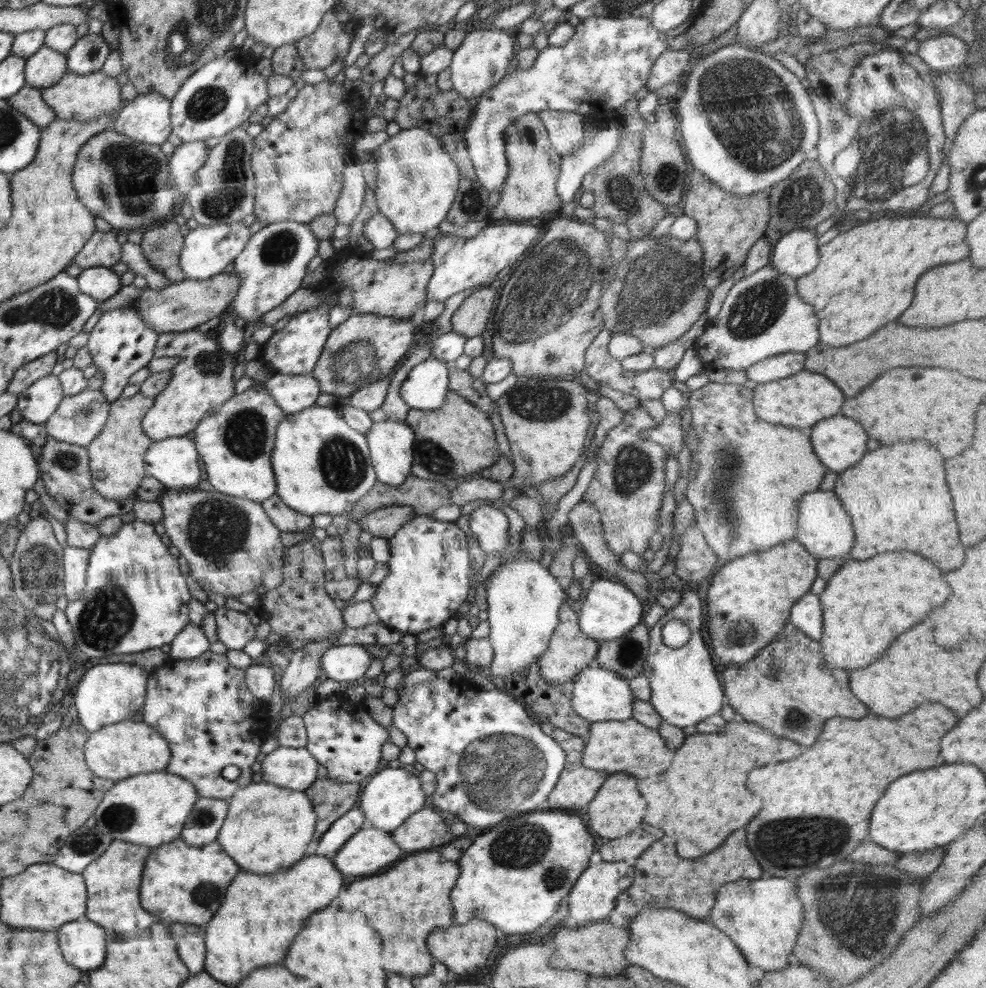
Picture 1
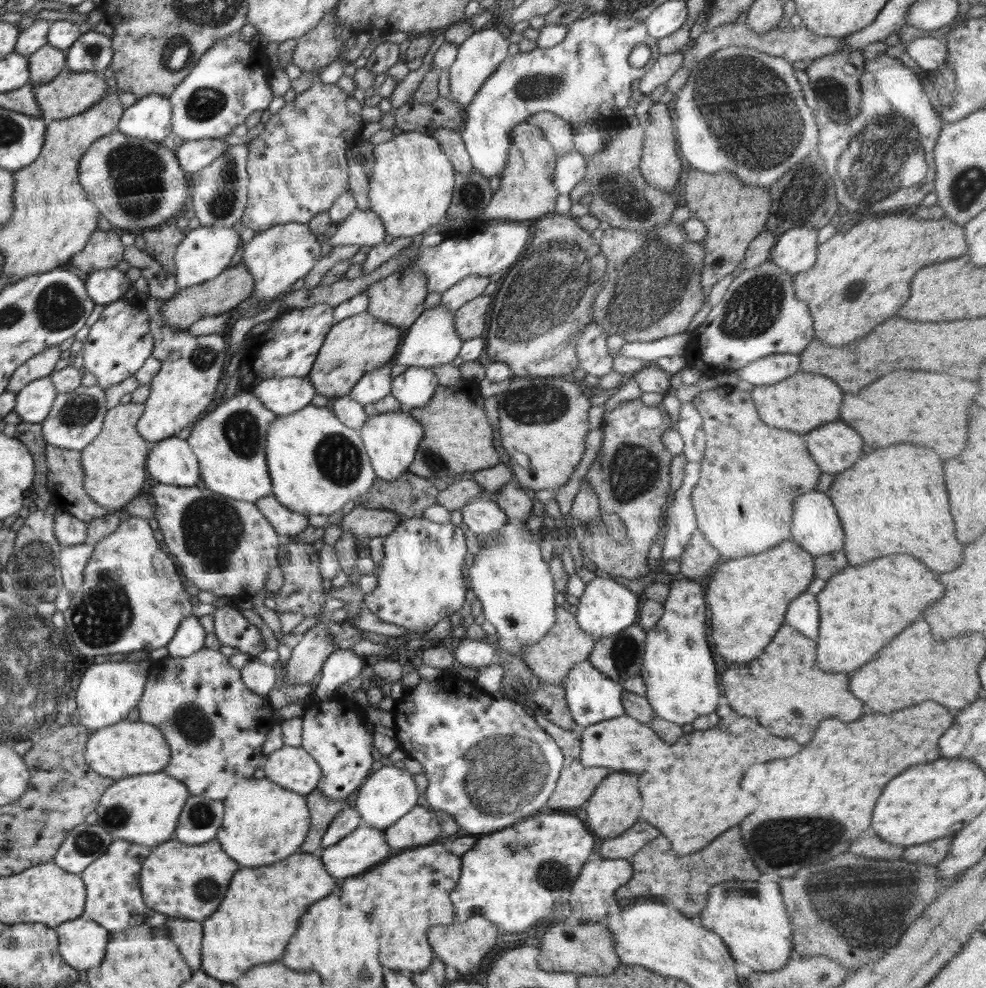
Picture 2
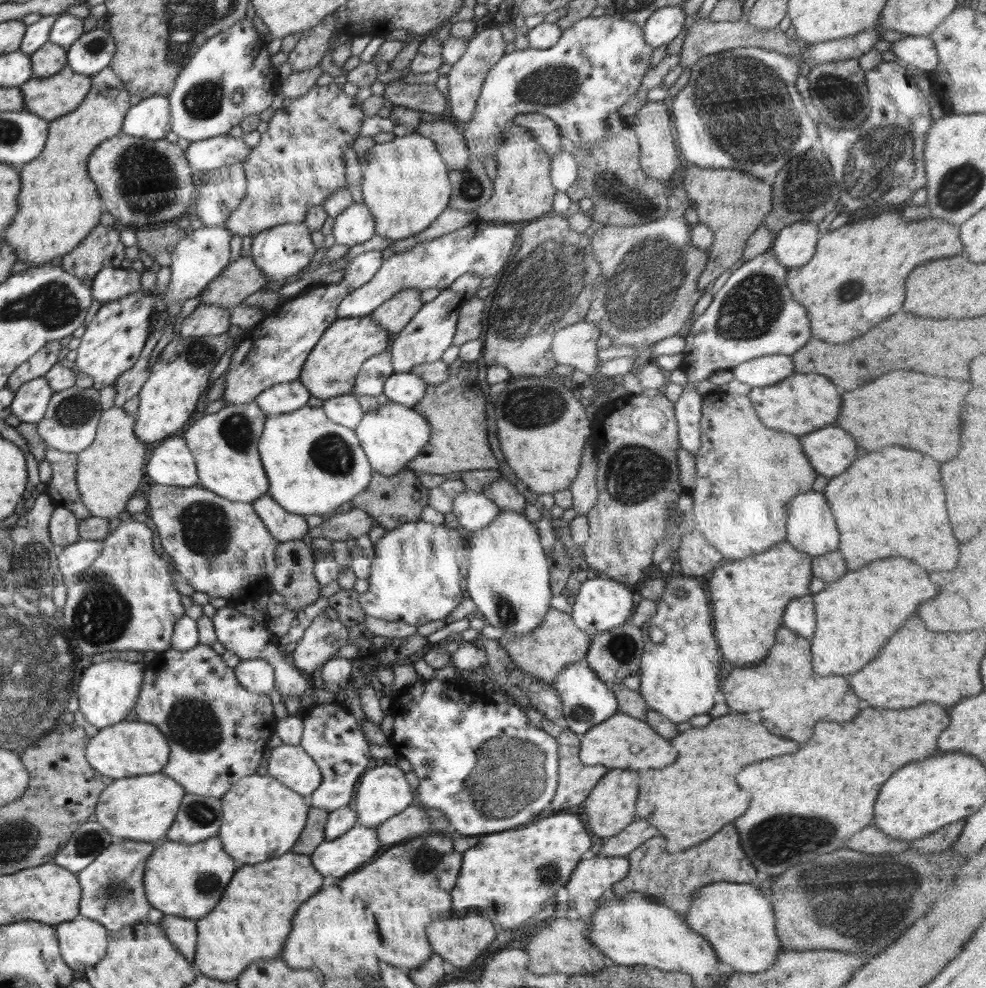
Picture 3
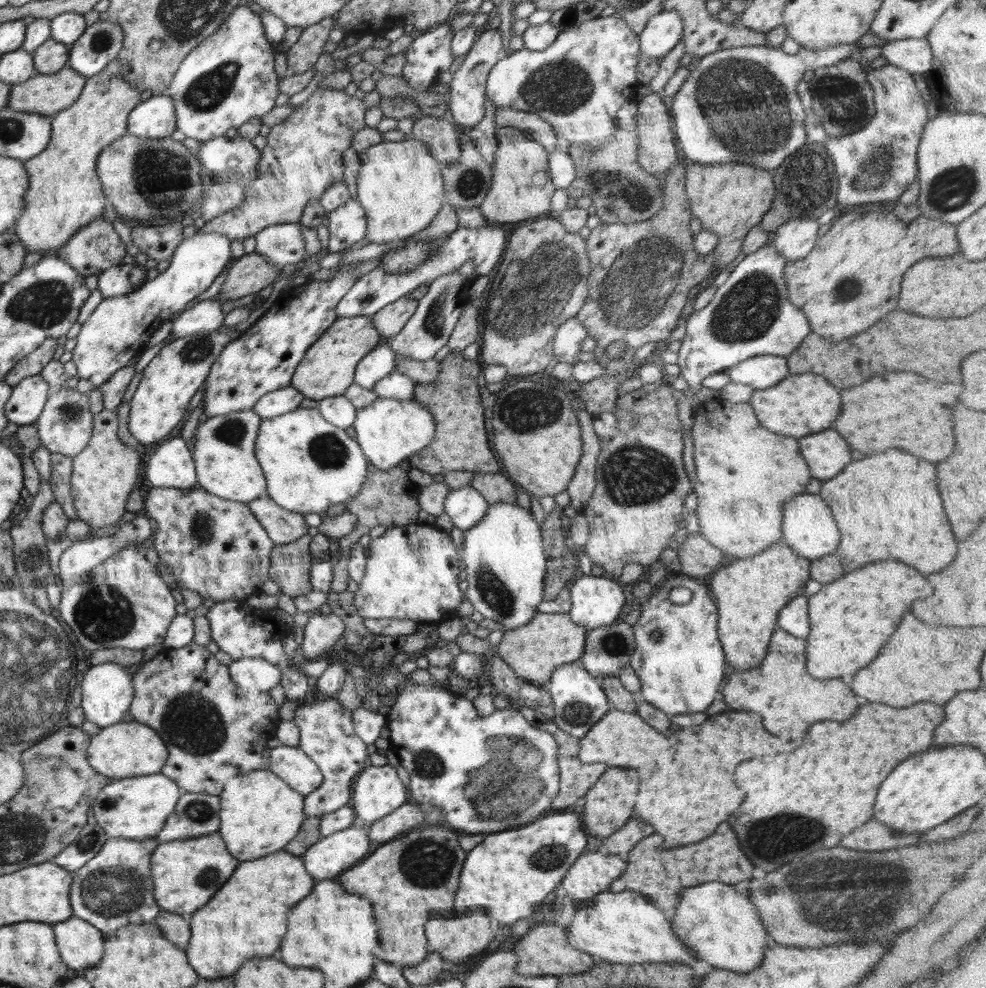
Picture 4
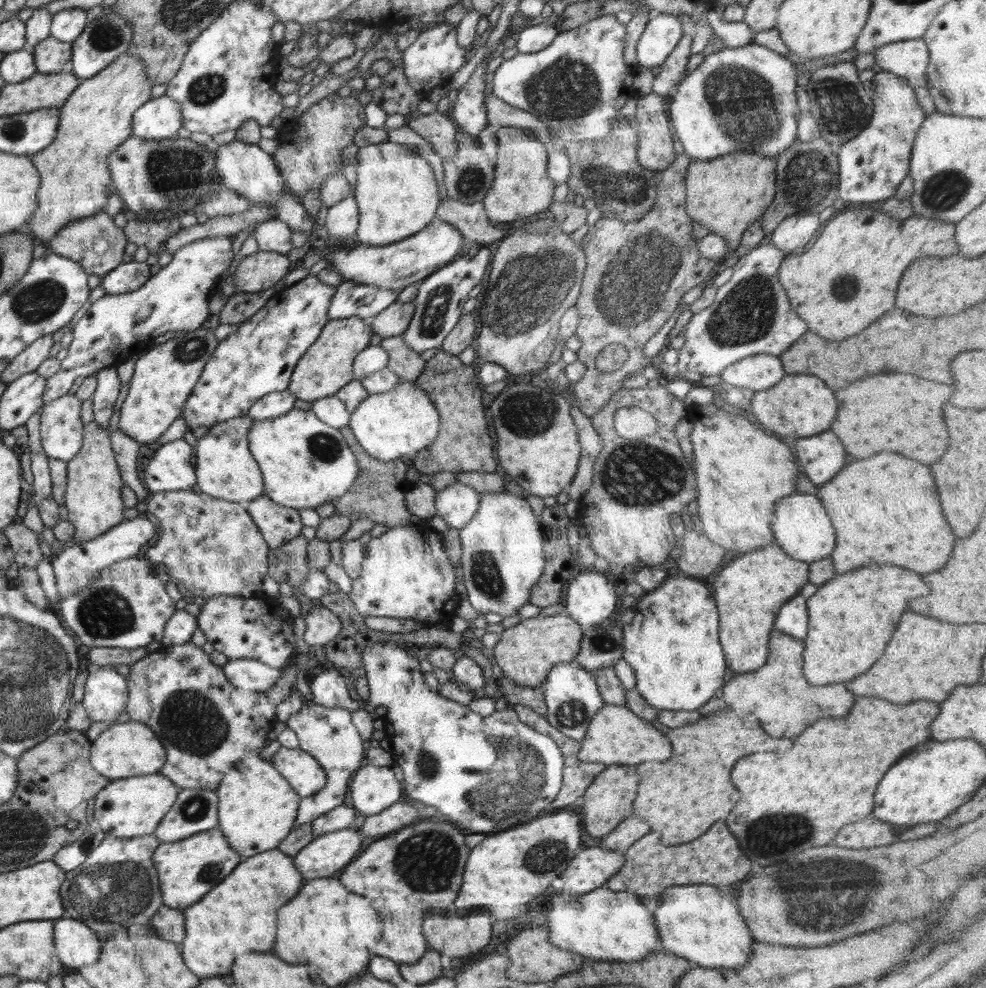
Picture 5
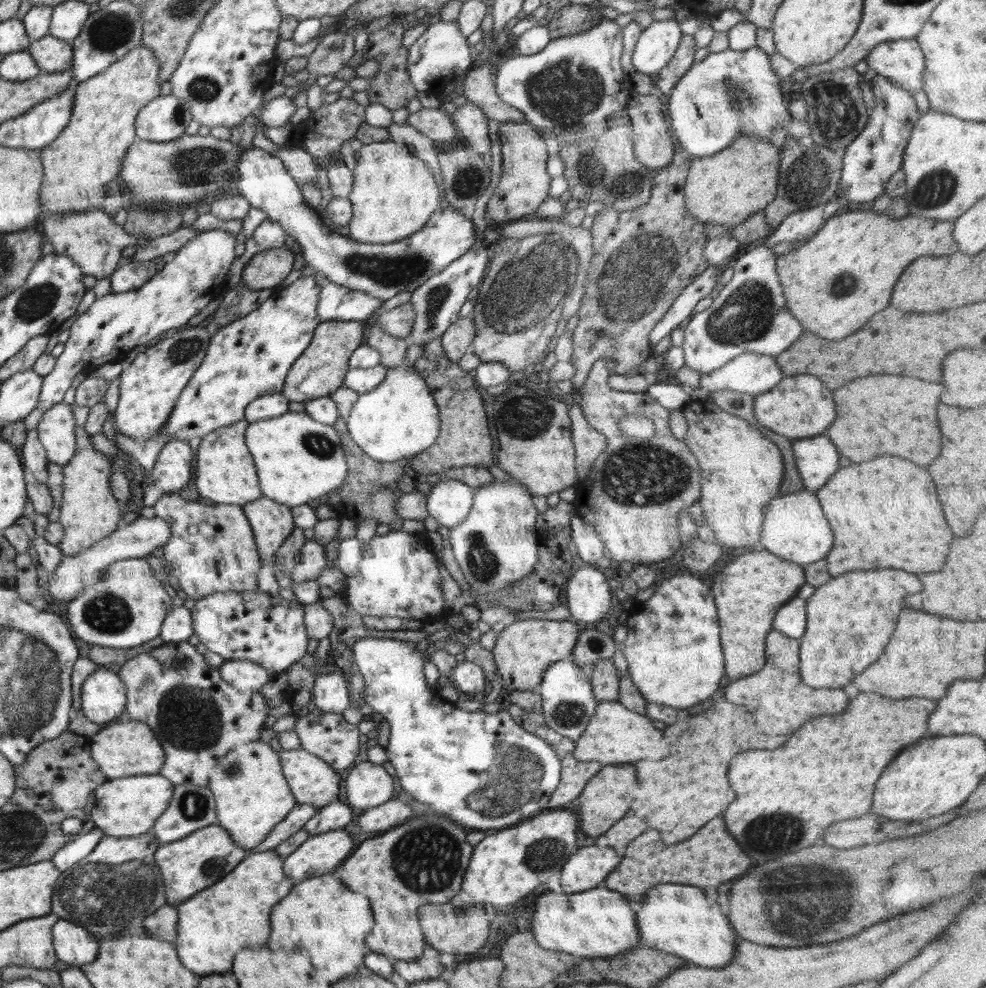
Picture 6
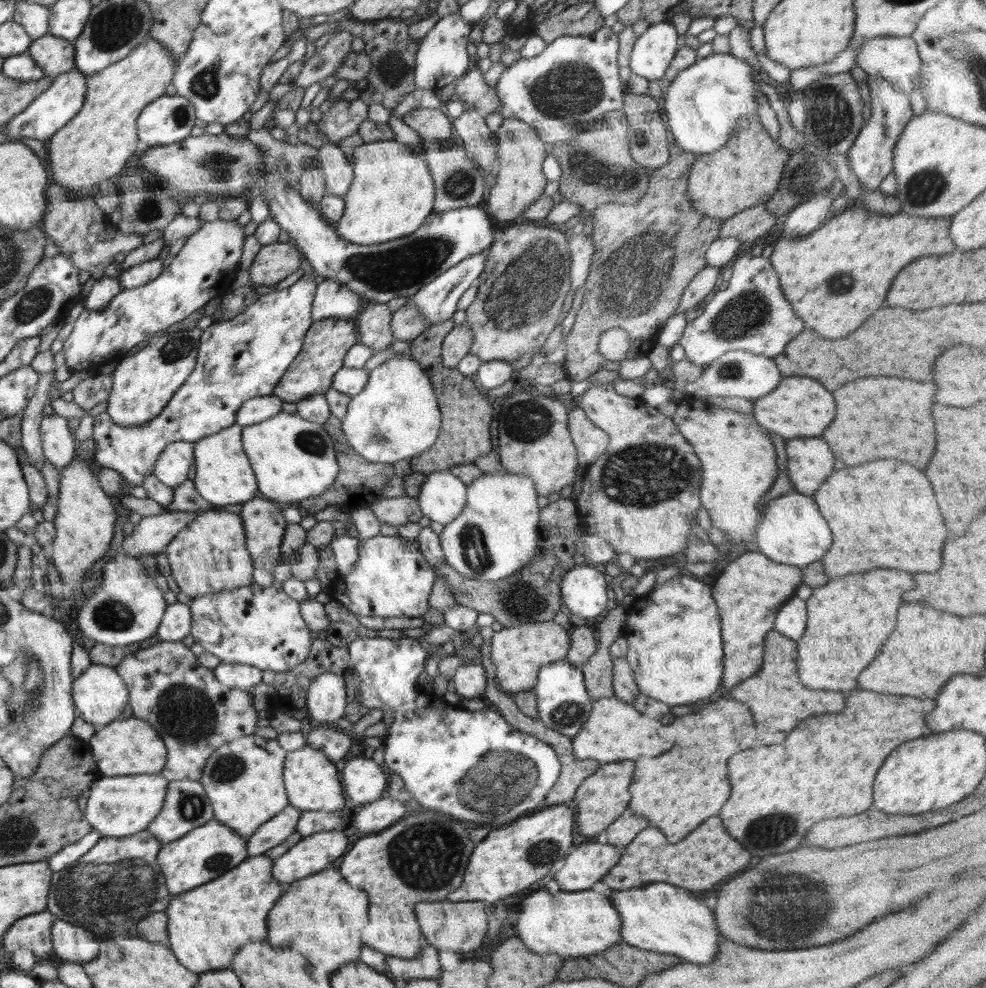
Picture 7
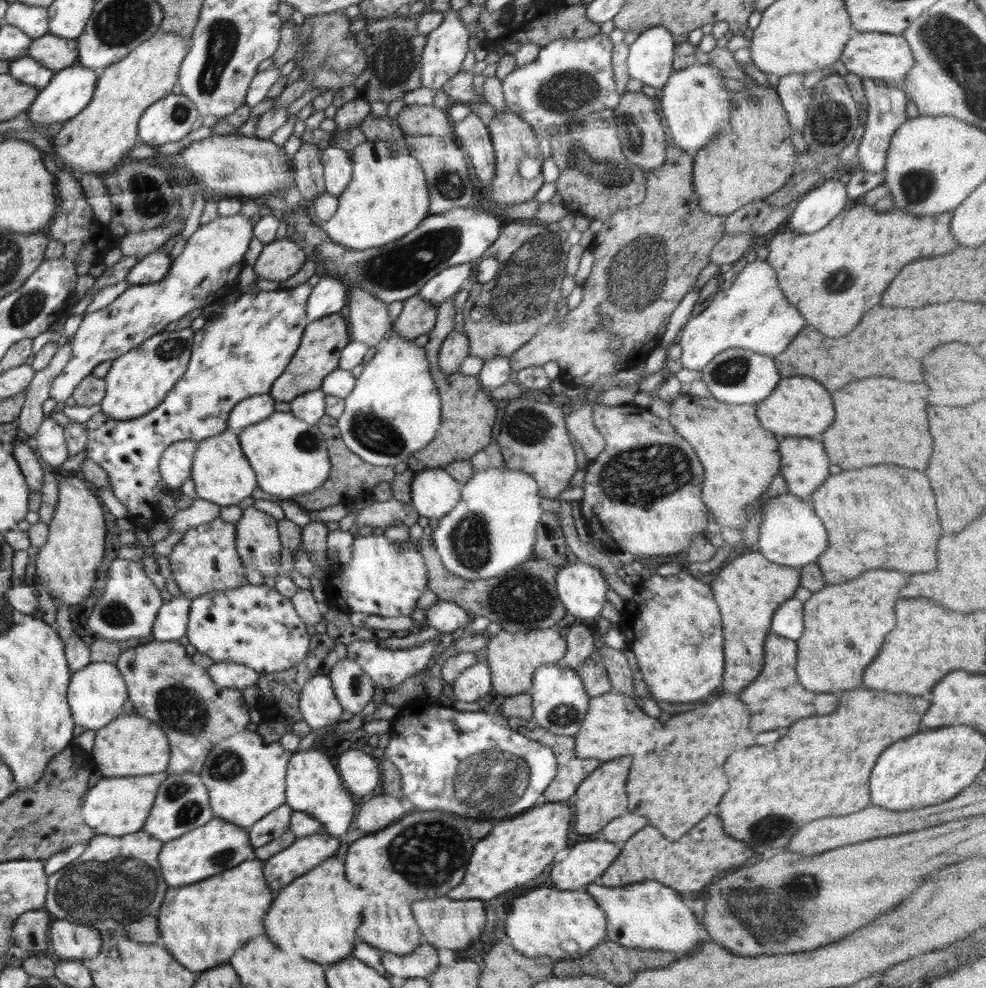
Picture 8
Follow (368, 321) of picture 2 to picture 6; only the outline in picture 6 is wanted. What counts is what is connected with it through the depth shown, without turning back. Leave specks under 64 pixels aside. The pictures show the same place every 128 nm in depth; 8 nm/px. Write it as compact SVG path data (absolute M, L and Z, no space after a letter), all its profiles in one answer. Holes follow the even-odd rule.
M326 321L318 323L308 349L290 368L281 394L291 402L306 403L321 397L329 397L343 386L344 375L348 374L352 352L362 346L364 328L361 321Z

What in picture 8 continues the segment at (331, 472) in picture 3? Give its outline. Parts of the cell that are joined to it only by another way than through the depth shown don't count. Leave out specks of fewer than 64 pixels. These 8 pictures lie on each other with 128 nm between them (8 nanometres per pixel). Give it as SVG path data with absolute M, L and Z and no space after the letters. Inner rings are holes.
M274 411L268 418L243 428L239 435L241 449L257 478L258 488L280 499L292 500L296 494L304 494L318 488L332 472L329 452L322 433L316 424L308 424L296 418L291 411Z

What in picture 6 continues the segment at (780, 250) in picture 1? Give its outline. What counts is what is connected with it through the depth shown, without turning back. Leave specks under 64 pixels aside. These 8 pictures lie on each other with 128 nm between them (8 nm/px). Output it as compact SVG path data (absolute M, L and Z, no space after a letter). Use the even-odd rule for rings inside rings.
M824 206L808 207L806 210L790 213L778 227L774 228L770 238L761 238L756 244L774 246L780 242L808 240L812 238L826 220L822 217Z

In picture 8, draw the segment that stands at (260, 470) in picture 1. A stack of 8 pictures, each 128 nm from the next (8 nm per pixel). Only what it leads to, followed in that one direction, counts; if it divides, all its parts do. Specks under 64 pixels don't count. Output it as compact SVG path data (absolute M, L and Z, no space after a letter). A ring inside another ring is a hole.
M230 428L197 443L191 479L195 484L194 492L198 494L198 499L213 502L222 508L242 502L244 498L251 496L258 486L255 473L241 449L239 435Z

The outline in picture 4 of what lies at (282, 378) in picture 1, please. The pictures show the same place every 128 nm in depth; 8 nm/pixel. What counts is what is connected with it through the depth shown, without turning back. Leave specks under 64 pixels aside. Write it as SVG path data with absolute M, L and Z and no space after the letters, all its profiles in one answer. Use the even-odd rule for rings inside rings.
M288 385L279 390L268 392L261 397L252 410L260 415L260 418L274 418L287 412L292 412L301 406L305 397L294 386Z

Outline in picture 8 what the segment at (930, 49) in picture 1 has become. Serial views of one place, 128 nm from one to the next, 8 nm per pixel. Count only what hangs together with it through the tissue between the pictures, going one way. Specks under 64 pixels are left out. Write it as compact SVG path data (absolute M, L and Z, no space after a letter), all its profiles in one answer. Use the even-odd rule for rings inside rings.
M854 32L844 45L839 59L842 60L842 64L846 66L848 72L894 85L904 84L906 73L915 63L910 45L901 34L877 32Z

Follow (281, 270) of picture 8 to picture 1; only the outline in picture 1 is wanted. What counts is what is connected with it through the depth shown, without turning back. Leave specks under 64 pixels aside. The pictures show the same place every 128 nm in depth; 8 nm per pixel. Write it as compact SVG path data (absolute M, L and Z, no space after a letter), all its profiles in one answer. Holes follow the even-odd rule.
M220 273L206 280L184 279L170 283L161 291L145 287L140 298L129 308L136 311L145 322L144 326L157 333L184 332L226 313L240 288L241 280L234 273Z

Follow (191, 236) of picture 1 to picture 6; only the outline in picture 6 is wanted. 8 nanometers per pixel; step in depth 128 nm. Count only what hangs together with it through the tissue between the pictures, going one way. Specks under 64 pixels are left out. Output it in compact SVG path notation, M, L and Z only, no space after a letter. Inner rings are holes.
M212 229L198 233L180 250L173 260L138 289L110 293L97 298L78 318L69 324L70 338L64 342L64 352L56 358L52 372L43 377L42 393L36 410L25 418L27 432L37 428L42 415L63 402L66 391L78 374L87 376L109 363L121 362L136 347L153 338L163 337L188 326L188 321L198 314L222 290L232 262L236 260L236 237L229 231Z

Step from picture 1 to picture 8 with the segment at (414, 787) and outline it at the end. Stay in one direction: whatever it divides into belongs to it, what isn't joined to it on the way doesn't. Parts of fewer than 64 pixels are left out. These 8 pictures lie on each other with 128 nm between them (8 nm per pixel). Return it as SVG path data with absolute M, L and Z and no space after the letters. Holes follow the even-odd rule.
M348 750L334 760L348 792L363 797L382 784L380 763L372 755L368 756L360 750Z

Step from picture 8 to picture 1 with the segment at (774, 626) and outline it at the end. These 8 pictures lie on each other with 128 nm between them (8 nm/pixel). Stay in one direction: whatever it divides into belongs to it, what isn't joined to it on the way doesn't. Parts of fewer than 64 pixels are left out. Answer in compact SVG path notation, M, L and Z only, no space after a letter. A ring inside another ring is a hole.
M805 594L794 603L789 614L789 623L799 628L806 636L819 641L823 633L823 611L817 594Z

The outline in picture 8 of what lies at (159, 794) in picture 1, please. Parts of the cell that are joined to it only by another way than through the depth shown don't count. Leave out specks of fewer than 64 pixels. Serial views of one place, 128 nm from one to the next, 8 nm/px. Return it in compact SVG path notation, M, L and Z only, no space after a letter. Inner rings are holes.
M167 772L127 777L101 777L84 798L83 815L98 835L125 836L139 833L147 823L160 783Z

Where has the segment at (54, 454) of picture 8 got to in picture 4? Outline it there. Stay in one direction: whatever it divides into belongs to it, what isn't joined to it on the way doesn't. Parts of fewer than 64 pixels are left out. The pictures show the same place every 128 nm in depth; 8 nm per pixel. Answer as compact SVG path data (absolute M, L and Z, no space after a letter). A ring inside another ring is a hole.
M63 386L58 390L52 390L48 398L48 406L44 406L44 414L40 413L35 425L41 444L51 453L60 453L64 456L74 457L87 448L94 432L95 415L90 413L89 397L92 391L80 393L75 389Z

